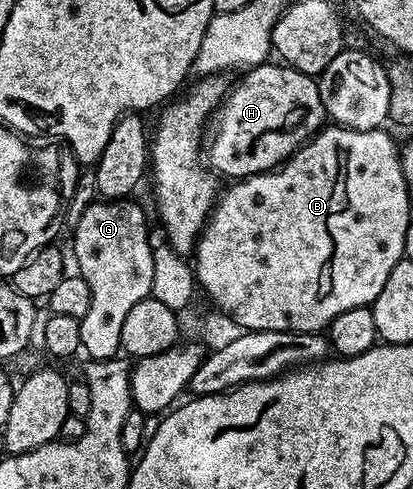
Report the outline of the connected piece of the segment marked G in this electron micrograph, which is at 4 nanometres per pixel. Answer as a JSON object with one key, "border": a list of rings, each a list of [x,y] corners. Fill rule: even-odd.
{"border":[[[95,200],[80,214],[72,230],[75,269],[90,284],[90,312],[80,319],[82,350],[92,360],[114,358],[121,353],[120,337],[126,312],[152,292],[154,242],[148,239],[148,218],[134,200]]]}

